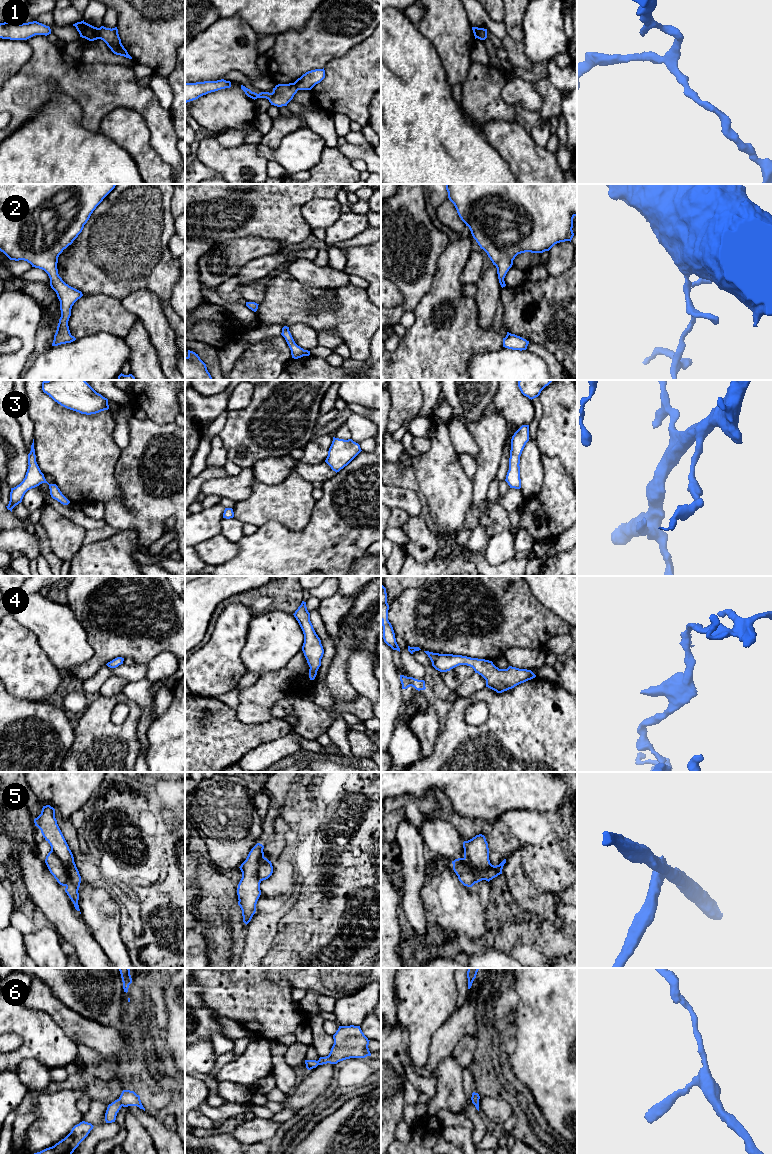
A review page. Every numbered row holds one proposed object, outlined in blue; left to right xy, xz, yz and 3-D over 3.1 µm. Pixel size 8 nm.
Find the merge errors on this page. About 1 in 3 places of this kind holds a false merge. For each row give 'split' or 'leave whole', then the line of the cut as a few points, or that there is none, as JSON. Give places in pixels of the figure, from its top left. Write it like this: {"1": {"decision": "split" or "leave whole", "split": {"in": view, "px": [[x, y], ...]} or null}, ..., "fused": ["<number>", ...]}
{"1": {"decision": "split", "split": {"in": "xy", "px": [[98, 28], [100, 38]]}}, "2": {"decision": "leave whole", "split": null}, "3": {"decision": "leave whole", "split": null}, "4": {"decision": "leave whole", "split": null}, "5": {"decision": "split", "split": {"in": "xy", "px": [[51, 849], [66, 869], [68, 877], [68, 884], [66, 886]]}}, "6": {"decision": "leave whole", "split": null}, "fused": ["1", "5"]}

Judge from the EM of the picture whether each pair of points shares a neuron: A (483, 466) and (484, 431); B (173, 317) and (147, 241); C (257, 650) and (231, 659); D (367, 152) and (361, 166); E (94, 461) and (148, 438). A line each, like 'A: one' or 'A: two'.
A: one
B: two
C: two
D: two
E: two

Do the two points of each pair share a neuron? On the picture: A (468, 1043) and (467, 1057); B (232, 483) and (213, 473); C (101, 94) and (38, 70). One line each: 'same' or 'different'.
A: same
B: different
C: same

